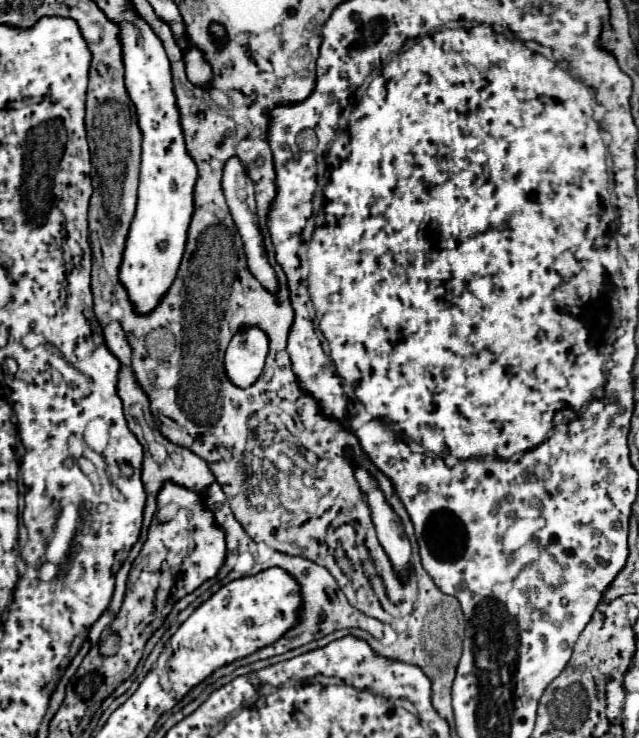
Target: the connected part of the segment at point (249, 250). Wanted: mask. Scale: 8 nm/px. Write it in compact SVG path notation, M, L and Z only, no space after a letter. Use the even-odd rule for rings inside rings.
M231 157L225 167L223 167L223 179L221 179L221 187L227 199L227 205L231 209L233 221L239 229L239 235L243 237L245 243L245 257L247 257L247 267L253 273L253 277L269 291L269 293L277 293L279 291L279 281L277 281L277 273L275 269L269 265L267 261L267 253L263 247L263 235L259 229L259 219L255 213L255 191L253 191L253 181L249 181L249 175L245 173L245 167L241 165L239 157Z

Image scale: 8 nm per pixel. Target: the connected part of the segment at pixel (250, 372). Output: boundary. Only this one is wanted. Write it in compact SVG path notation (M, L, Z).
M249 327L233 335L227 353L225 369L227 377L237 387L249 387L257 381L263 371L265 357L269 351L269 337L259 327Z

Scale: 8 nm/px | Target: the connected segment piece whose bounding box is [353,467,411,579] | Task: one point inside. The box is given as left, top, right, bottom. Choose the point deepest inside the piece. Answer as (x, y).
(389, 528)

